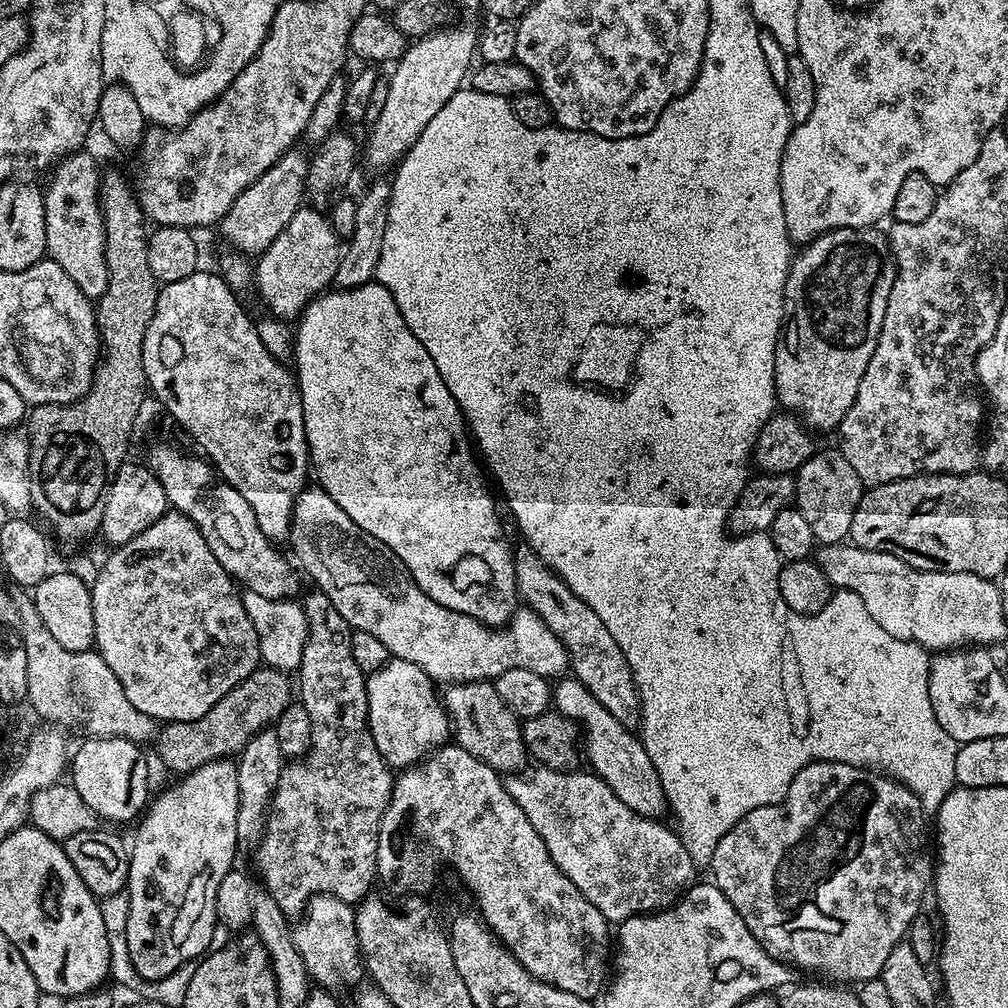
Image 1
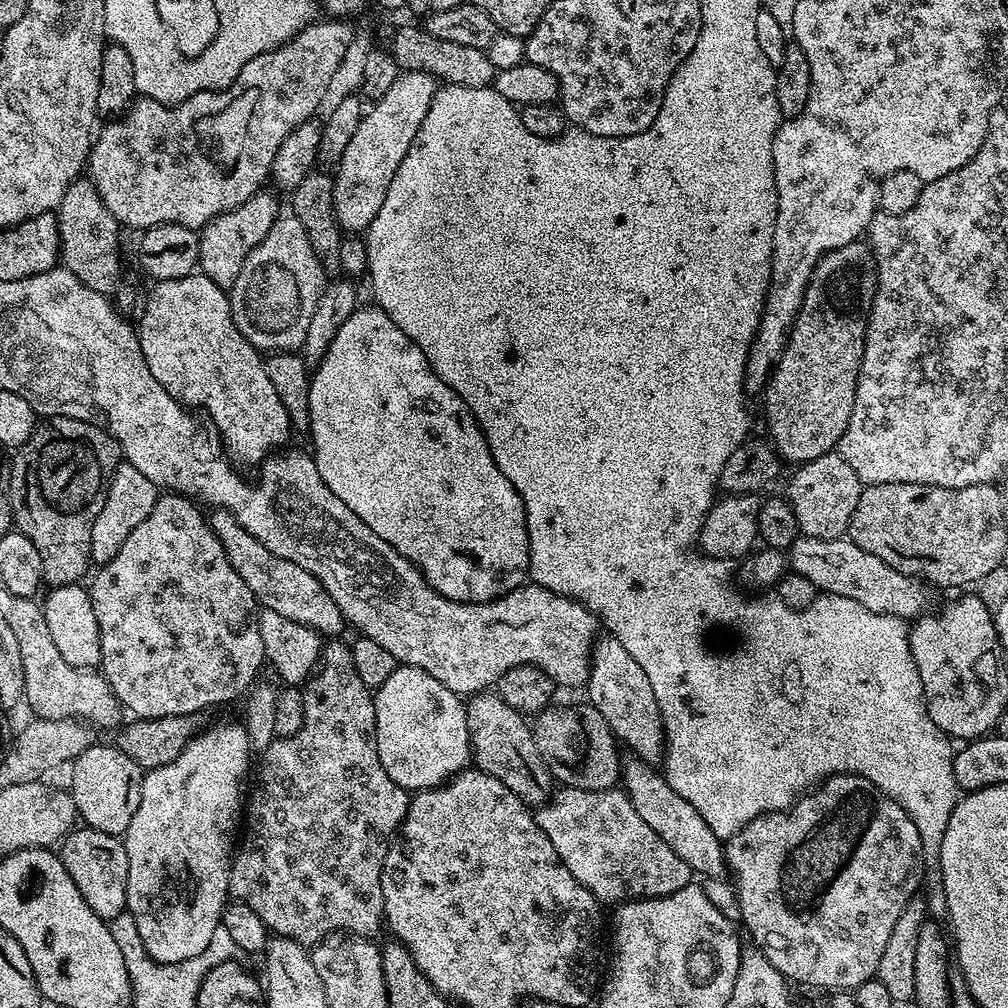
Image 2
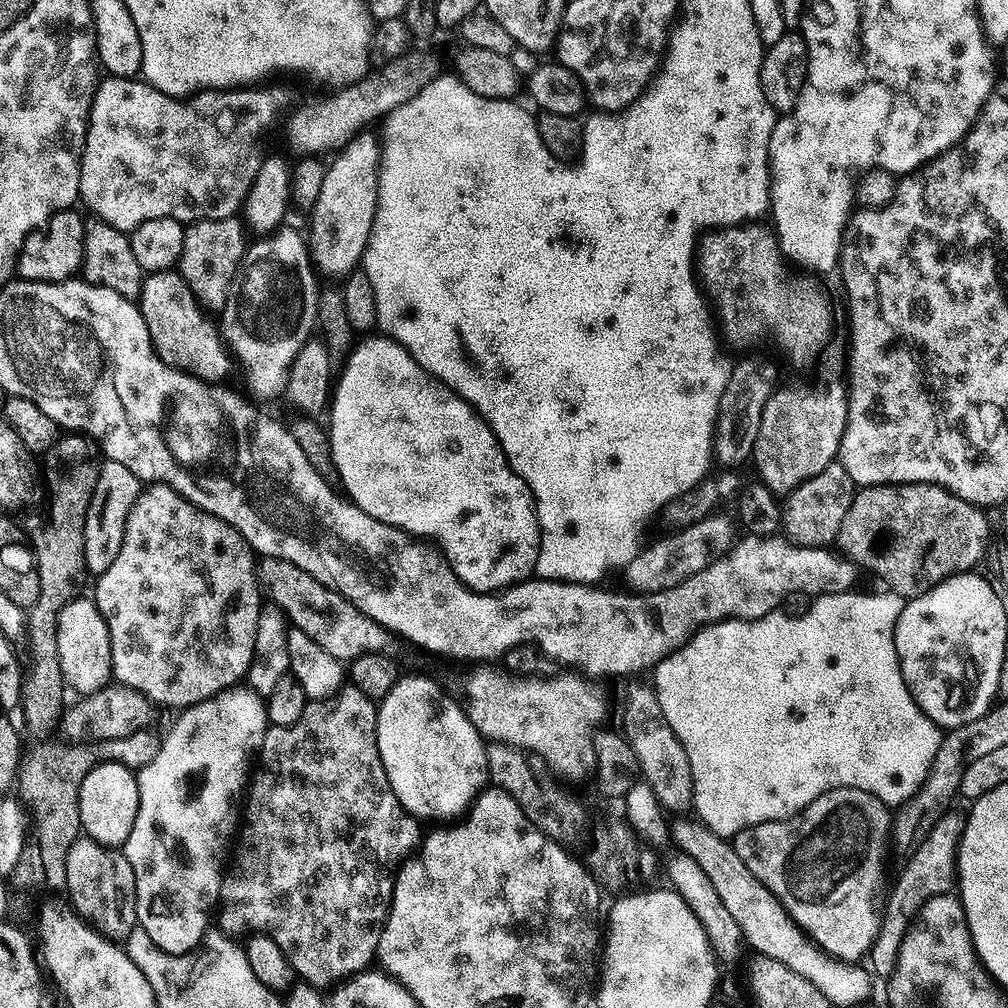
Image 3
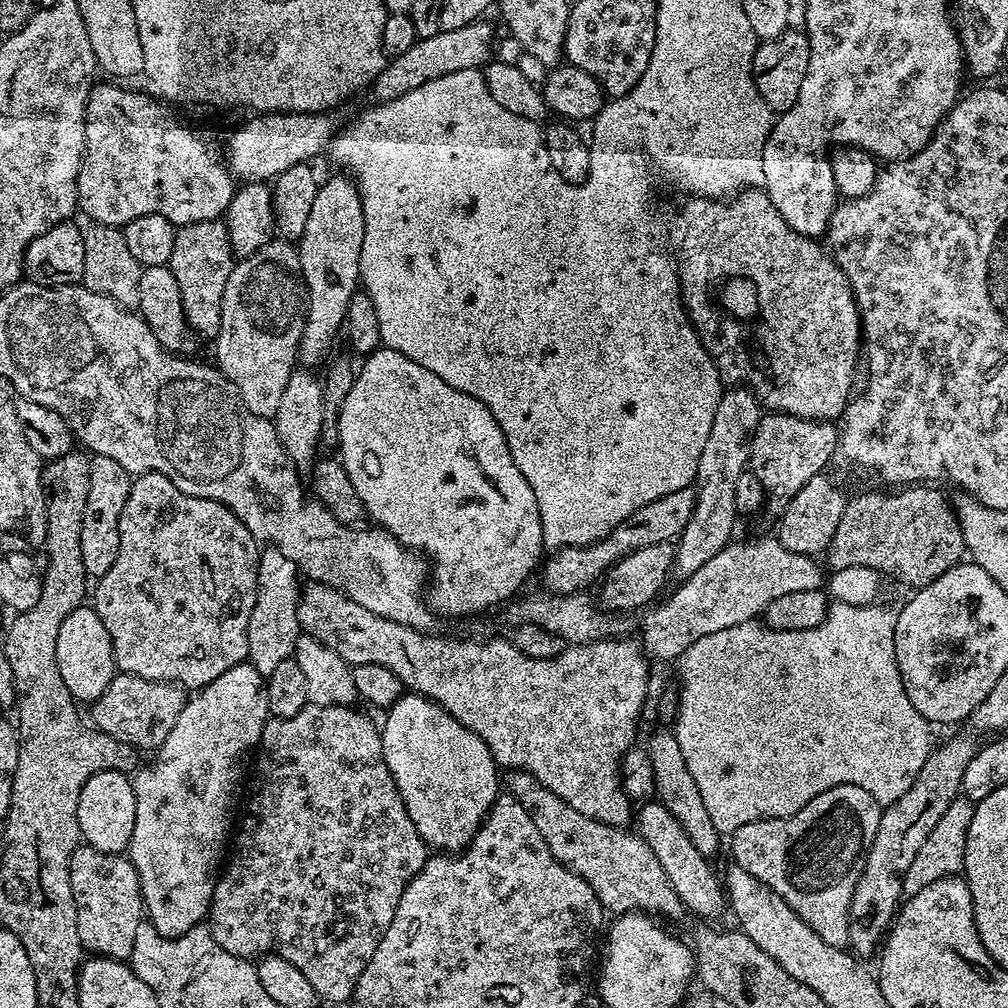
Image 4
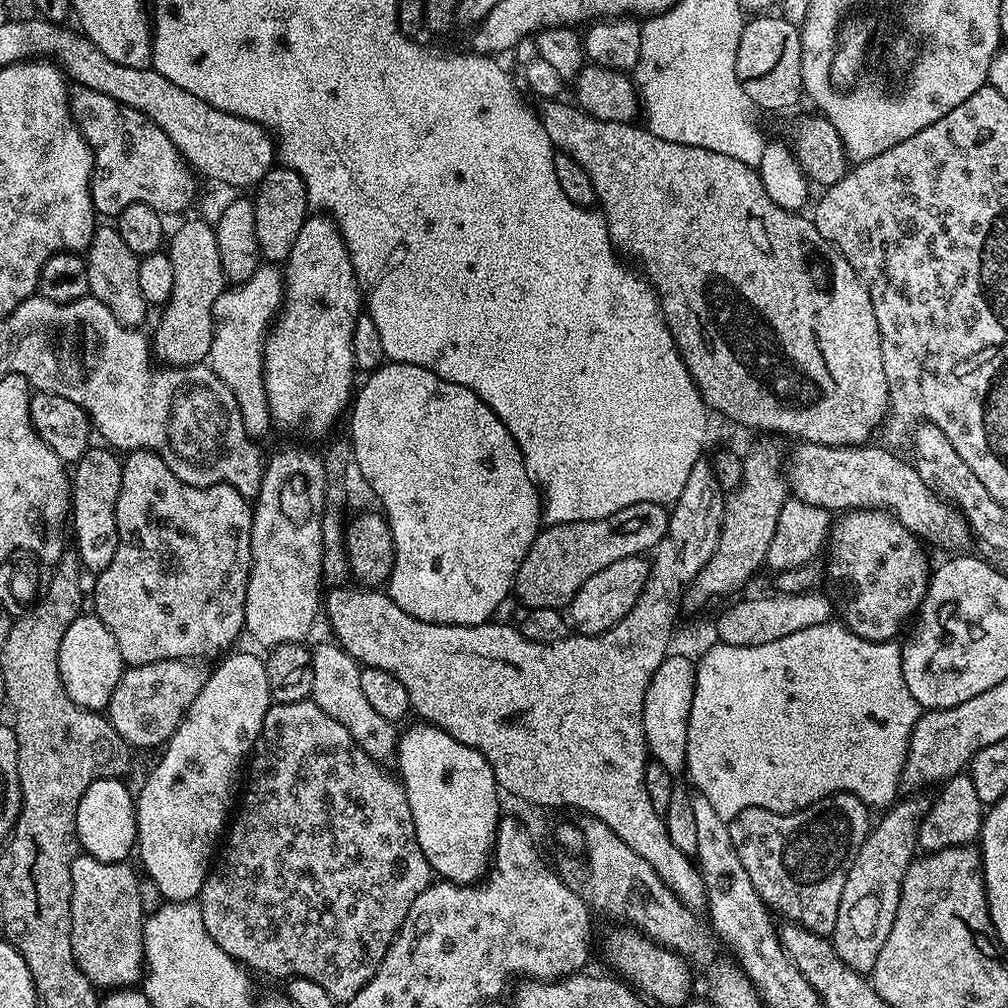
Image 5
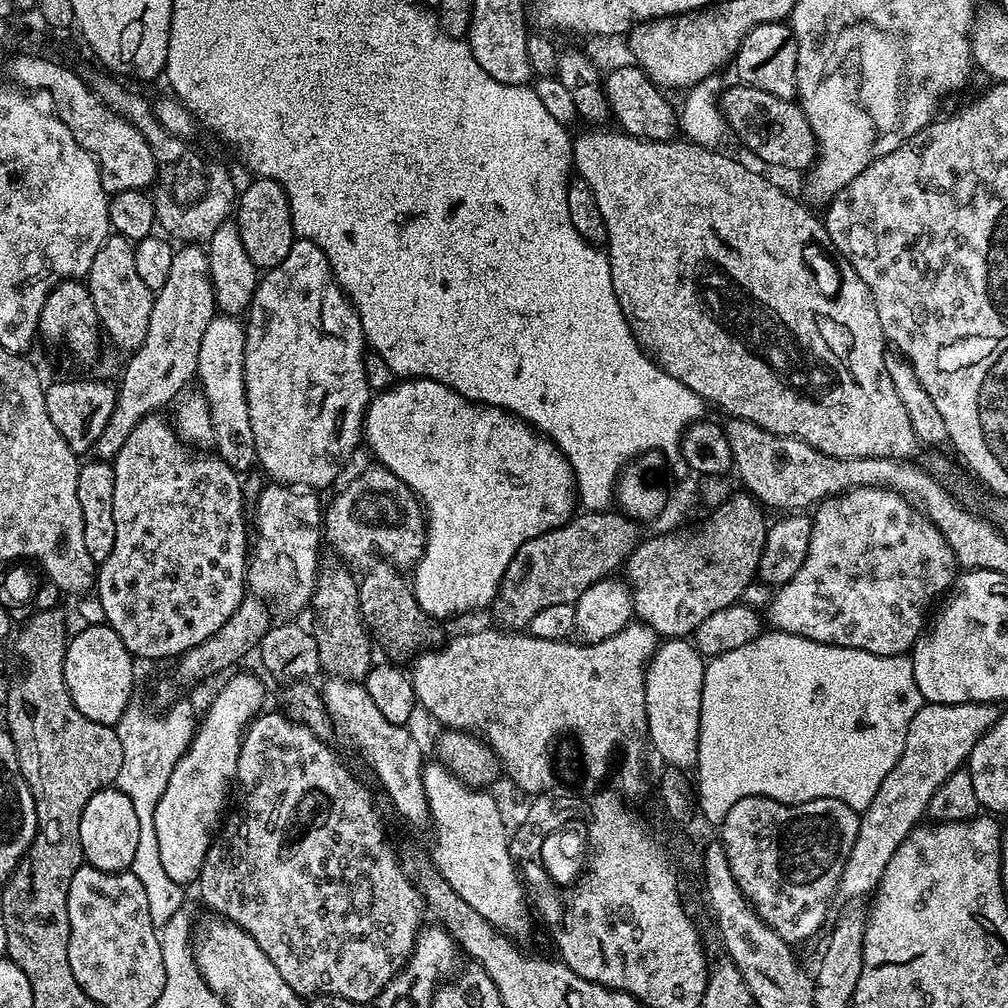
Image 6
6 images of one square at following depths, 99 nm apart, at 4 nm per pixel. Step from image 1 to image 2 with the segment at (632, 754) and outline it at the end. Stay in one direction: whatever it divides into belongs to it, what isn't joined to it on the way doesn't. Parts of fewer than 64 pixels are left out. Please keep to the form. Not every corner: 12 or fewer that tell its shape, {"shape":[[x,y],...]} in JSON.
{"shape":[[622,764],[638,818],[692,867],[726,872],[722,838],[653,765]]}

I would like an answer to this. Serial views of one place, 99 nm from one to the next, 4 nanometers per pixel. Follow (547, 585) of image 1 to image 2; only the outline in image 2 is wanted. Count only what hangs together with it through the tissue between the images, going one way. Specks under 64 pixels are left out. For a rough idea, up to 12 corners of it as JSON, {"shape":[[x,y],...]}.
{"shape":[[608,634],[592,649],[587,703],[635,759],[664,763],[646,670]]}

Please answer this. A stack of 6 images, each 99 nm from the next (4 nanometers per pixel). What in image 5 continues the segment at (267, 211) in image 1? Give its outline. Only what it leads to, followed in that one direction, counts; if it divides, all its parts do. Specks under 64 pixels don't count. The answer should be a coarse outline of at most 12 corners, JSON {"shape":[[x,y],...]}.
{"shape":[[188,220],[166,244],[174,288],[150,347],[185,368],[210,354],[226,291],[215,227]]}

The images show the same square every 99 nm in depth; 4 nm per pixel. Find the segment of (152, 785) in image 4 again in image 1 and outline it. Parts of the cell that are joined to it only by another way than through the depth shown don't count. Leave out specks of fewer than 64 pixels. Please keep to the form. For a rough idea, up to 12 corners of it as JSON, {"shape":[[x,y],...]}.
{"shape":[[231,759],[181,775],[128,857],[141,981],[199,961],[238,855]]}

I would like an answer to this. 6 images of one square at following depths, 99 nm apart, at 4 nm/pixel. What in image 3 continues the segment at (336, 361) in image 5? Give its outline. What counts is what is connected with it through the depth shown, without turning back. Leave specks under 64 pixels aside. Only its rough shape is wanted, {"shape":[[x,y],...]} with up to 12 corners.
{"shape":[[359,132],[331,157],[307,234],[343,278],[363,261],[382,144]]}

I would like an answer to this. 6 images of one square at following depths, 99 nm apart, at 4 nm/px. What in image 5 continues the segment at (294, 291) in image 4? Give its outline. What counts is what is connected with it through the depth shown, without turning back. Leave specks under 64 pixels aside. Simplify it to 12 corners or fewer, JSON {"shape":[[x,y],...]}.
{"shape":[[261,263],[214,302],[208,367],[244,426],[262,416],[264,338],[284,273]]}

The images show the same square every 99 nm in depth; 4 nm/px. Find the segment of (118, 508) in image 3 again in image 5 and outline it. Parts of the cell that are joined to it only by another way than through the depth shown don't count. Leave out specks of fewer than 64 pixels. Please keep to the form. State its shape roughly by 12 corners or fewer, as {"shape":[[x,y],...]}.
{"shape":[[89,447],[70,472],[74,551],[92,574],[118,550],[121,457]]}

